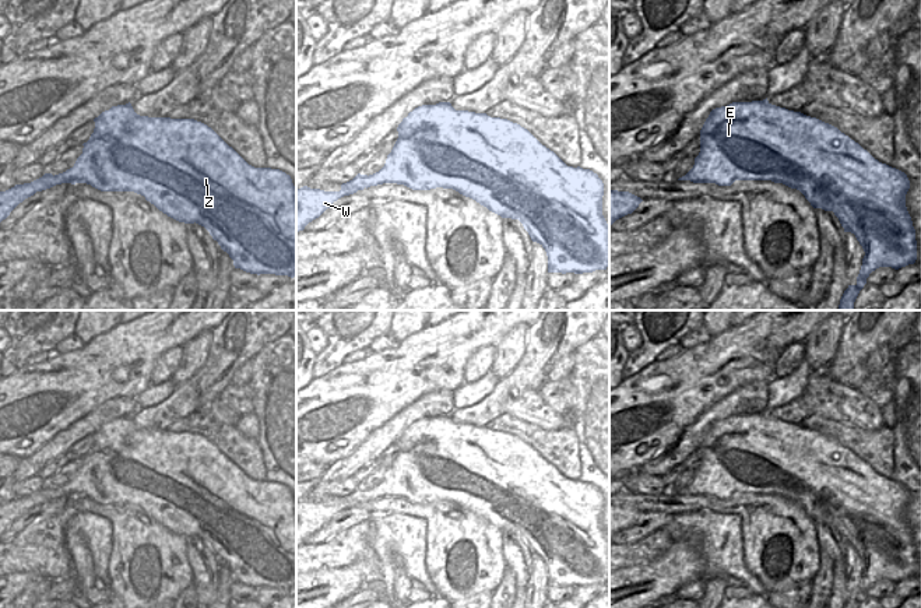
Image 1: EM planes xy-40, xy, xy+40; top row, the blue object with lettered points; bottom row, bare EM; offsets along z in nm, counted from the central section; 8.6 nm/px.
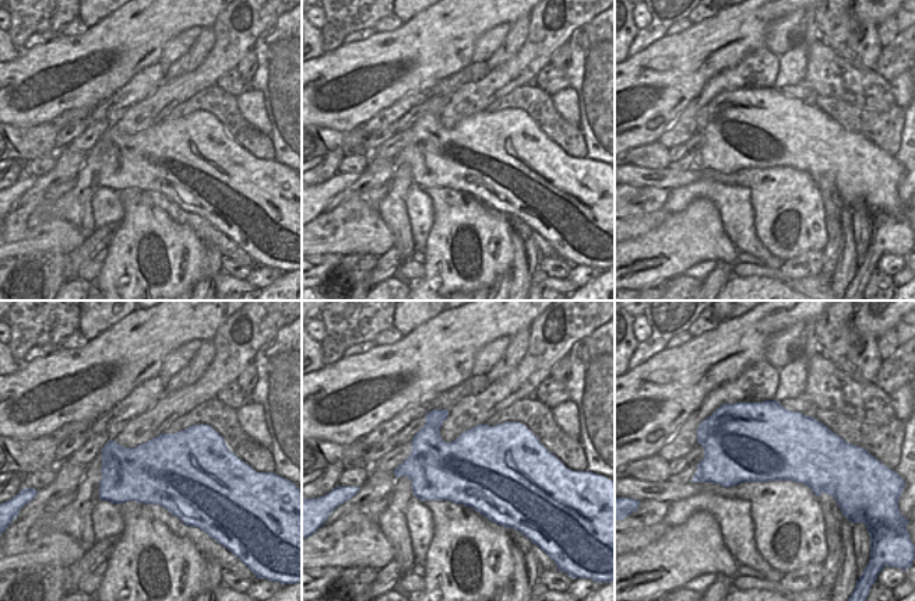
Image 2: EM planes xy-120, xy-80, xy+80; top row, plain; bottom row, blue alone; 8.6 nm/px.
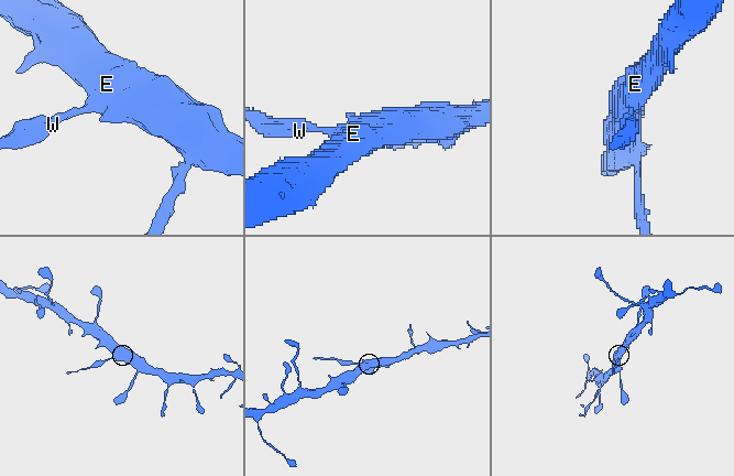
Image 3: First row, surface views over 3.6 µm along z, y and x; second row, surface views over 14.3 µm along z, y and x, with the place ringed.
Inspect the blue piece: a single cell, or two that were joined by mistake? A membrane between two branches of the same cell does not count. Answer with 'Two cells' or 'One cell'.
Two cells.

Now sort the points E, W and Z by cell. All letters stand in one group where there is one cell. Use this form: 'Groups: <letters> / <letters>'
Groups: E Z / W.

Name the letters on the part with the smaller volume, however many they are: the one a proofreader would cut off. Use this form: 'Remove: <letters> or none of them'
Remove: W

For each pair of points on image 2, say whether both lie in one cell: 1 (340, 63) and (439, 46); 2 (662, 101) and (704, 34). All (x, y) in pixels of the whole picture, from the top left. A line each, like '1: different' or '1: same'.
1: same
2: same

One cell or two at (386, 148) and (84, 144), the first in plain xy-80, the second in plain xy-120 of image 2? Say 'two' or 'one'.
one

